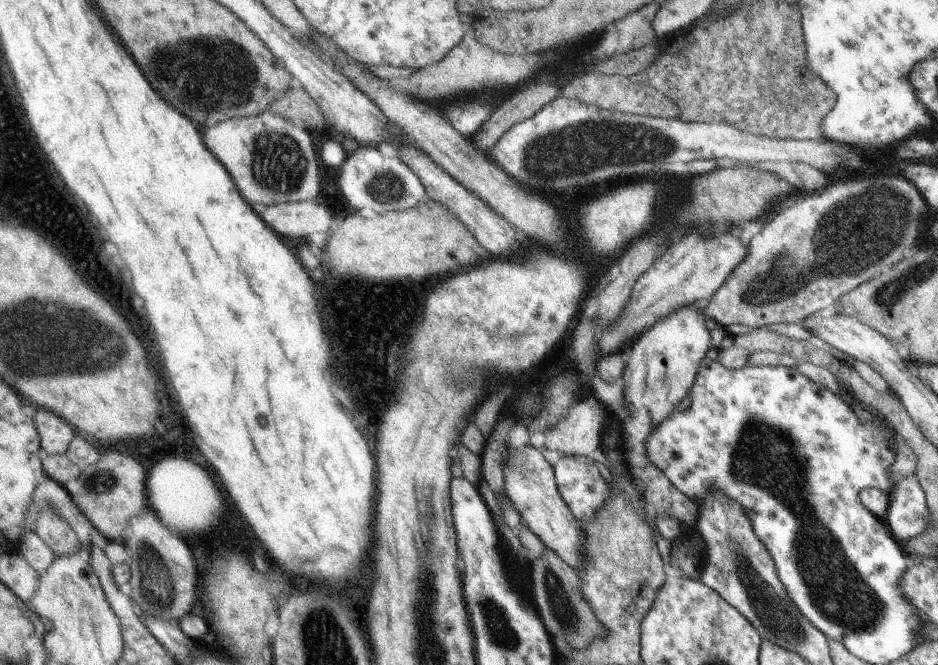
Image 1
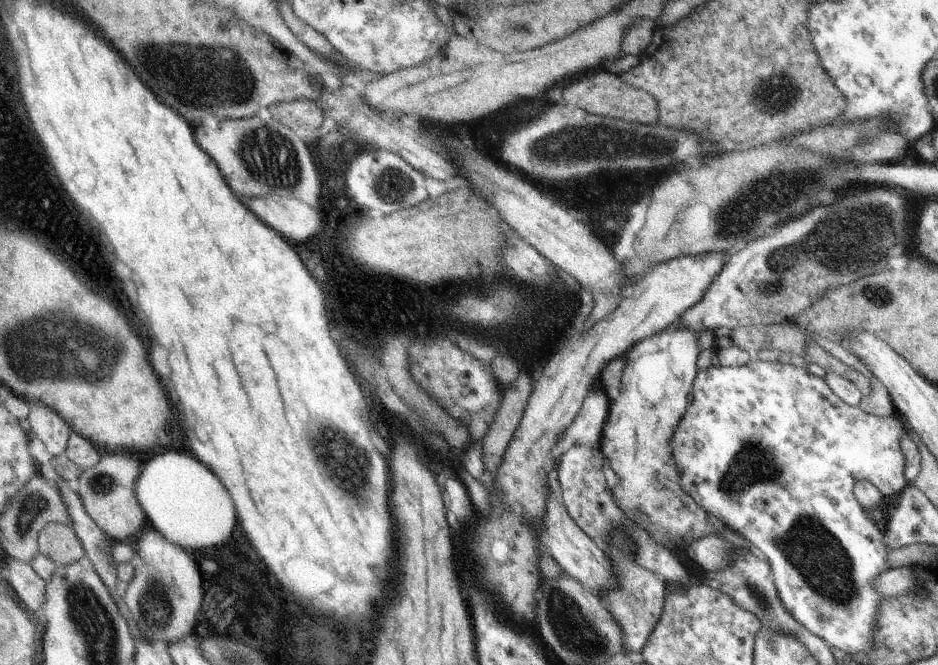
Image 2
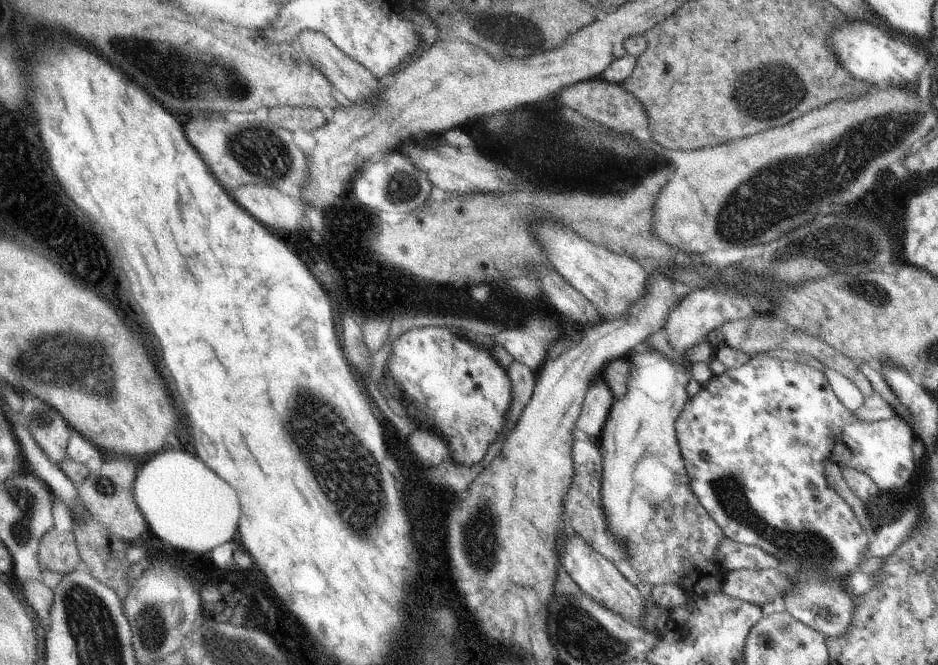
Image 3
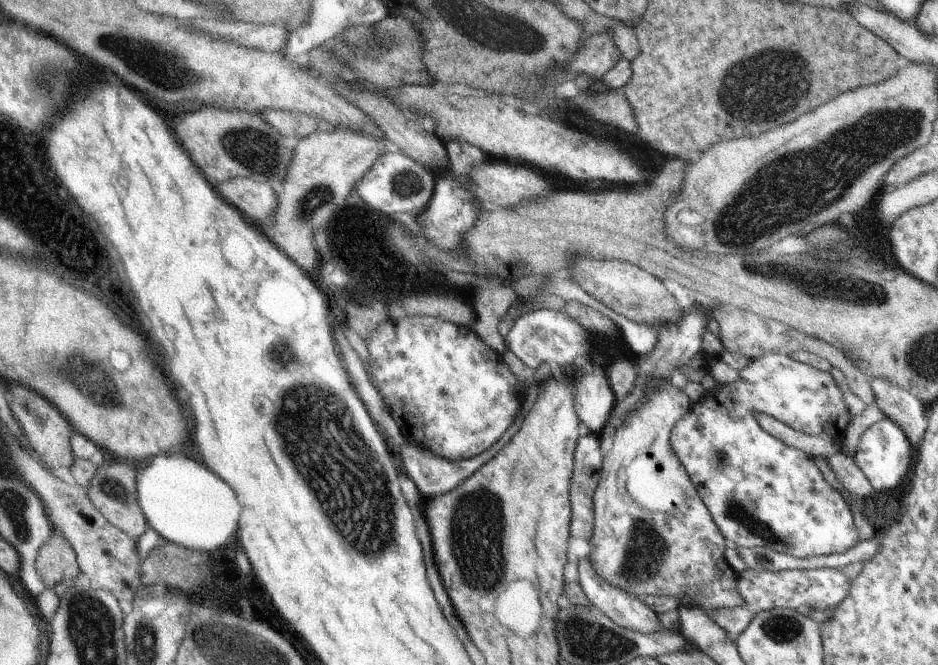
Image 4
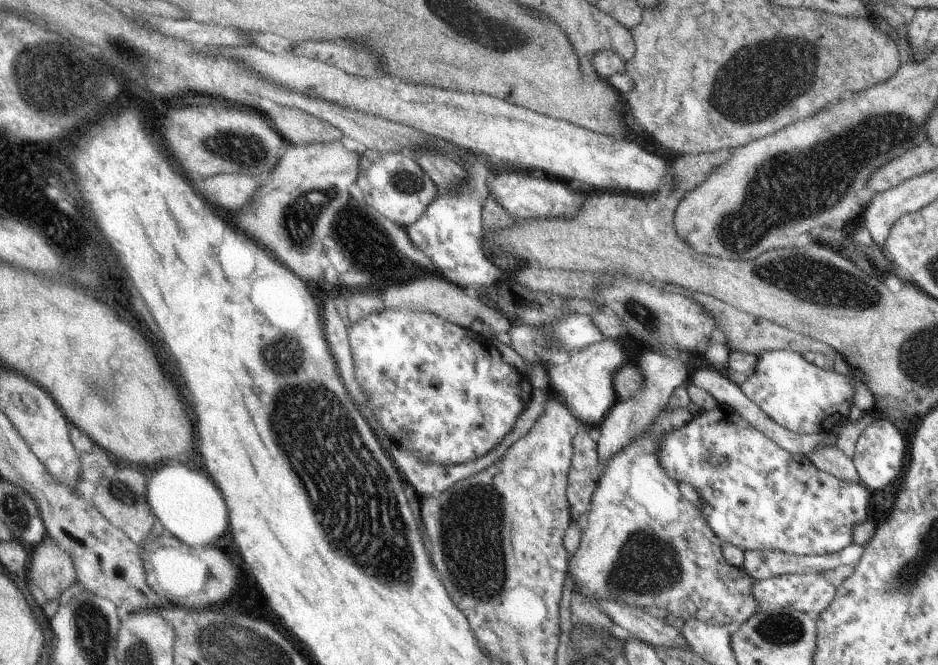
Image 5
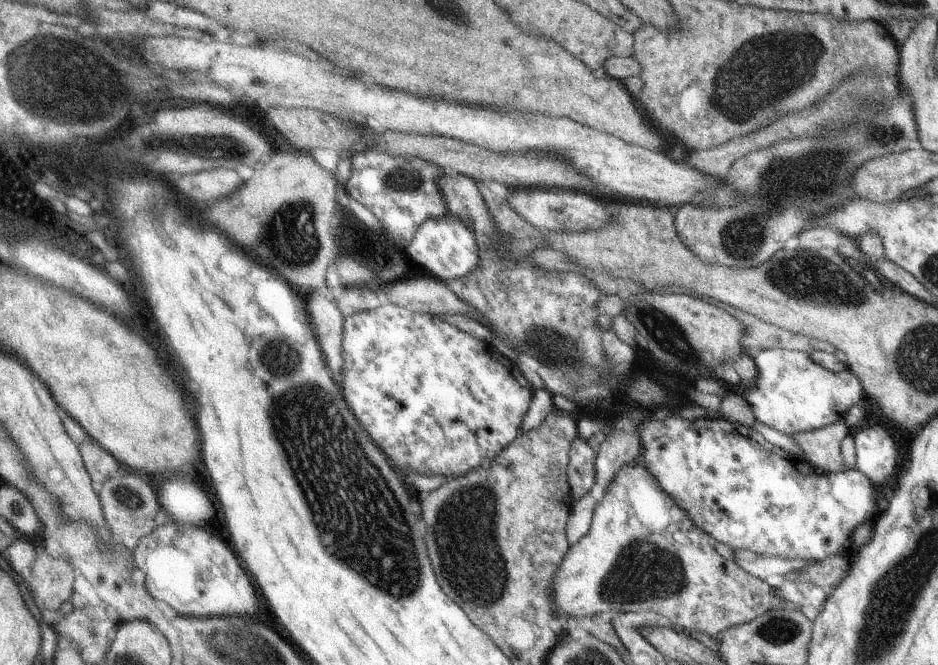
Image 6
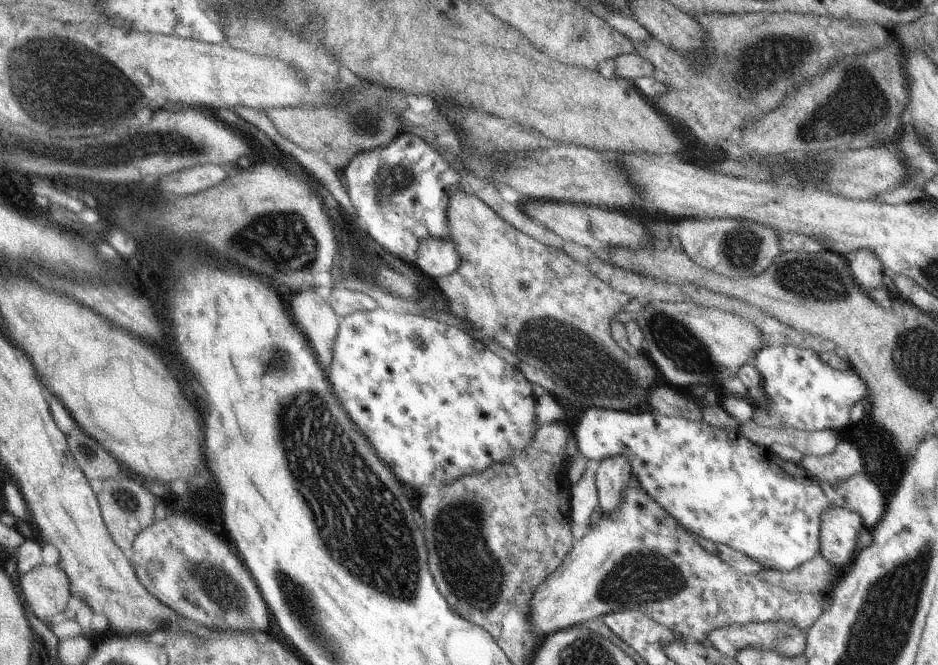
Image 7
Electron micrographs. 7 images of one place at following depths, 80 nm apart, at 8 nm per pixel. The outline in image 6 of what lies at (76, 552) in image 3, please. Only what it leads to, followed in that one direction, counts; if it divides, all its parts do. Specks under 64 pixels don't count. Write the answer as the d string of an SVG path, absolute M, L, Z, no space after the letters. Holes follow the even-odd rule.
M40 550L37 560L35 560L33 570L25 576L26 584L33 599L41 602L46 609L59 611L63 602L70 602L73 594L73 584L75 584L77 573L70 562L62 559L53 559L45 550Z

